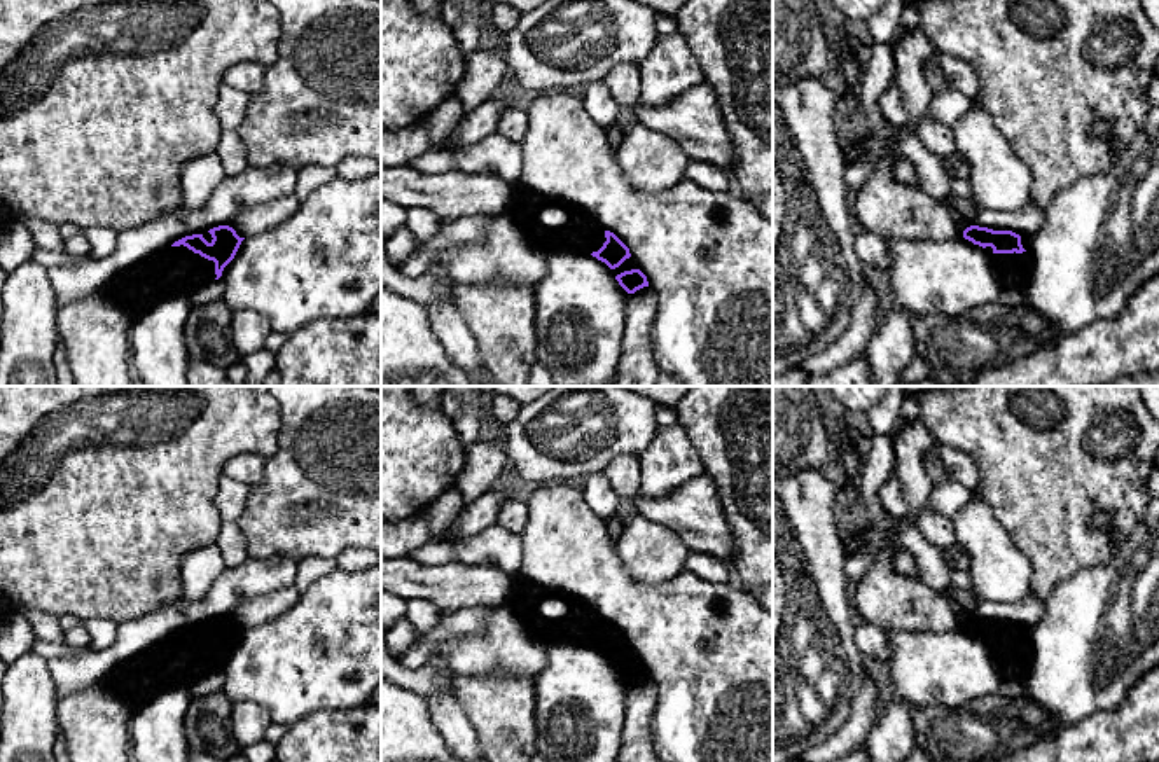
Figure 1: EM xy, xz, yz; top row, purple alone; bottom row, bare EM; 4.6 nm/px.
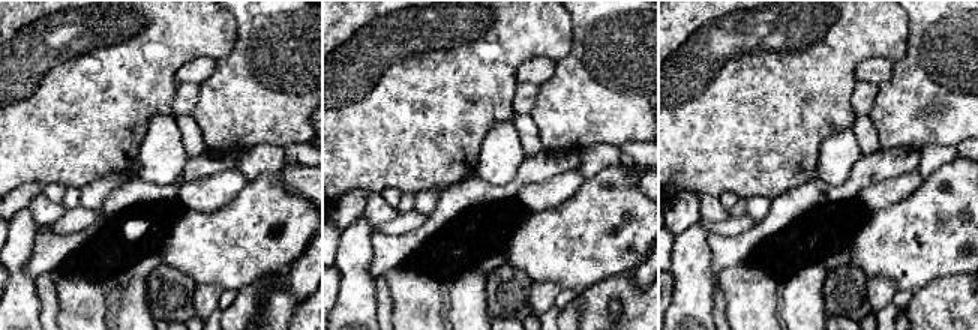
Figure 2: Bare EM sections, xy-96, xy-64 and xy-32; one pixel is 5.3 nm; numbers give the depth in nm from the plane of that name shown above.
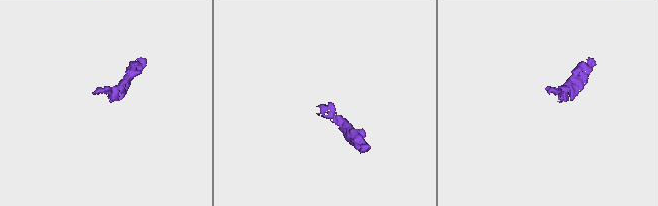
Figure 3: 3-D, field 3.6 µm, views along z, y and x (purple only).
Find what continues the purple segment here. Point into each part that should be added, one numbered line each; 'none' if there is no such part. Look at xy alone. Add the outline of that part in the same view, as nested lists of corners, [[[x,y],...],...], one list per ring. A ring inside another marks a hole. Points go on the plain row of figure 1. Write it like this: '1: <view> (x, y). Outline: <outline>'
1: xy (175, 661). Outline: [[[180,636],[115,666],[103,682],[136,711],[157,694],[205,678],[215,669],[213,652]]]

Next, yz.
1: yz (1013, 661). Outline: [[[1028,641],[1023,645],[993,645],[991,652],[1003,682],[1026,680],[1031,669],[1031,648]]]

